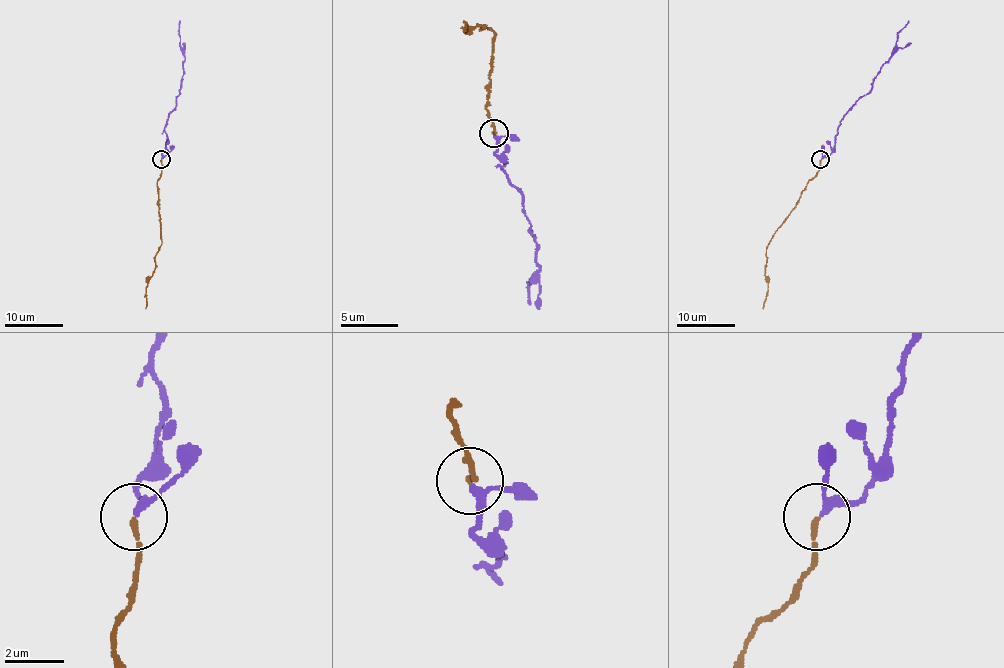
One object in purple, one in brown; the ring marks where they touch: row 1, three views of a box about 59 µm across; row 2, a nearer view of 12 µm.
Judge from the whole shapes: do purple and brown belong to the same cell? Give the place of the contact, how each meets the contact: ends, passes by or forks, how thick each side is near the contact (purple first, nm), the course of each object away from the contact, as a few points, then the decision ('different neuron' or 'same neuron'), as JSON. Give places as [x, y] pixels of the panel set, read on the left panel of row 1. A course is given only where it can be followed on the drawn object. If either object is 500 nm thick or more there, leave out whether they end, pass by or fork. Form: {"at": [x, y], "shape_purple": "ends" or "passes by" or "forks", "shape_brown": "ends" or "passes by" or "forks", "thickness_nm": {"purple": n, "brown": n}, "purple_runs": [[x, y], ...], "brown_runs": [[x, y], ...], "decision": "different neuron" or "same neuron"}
{"at": [161, 159], "shape_purple": "passes by", "shape_brown": "ends", "thickness_nm": {"purple": 240, "brown": 170}, "purple_runs": [[161, 160], [167, 138], [166, 122], [176, 105], [183, 75], [180, 20]], "brown_runs": [[161, 160], [157, 182], [161, 243], [145, 293], [145, 308]], "decision": "same neuron"}

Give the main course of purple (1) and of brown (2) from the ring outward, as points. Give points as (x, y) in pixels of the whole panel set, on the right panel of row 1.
1: (821, 160), (832, 154), (839, 122), (870, 91), (876, 75), (889, 58), (898, 32), (908, 20)
2: (820, 160), (820, 170), (808, 182), (798, 204), (769, 243), (764, 276), (767, 293), (763, 308)

